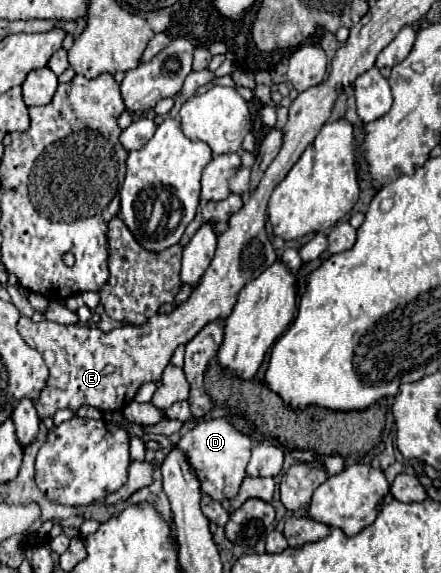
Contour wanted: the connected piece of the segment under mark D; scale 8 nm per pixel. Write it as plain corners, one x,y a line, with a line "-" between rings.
226,418
196,424
178,440
176,448
184,452
188,464
192,466
202,494
208,494
216,502
232,500
238,494
240,484
246,478
246,464
250,460
250,436
236,430

